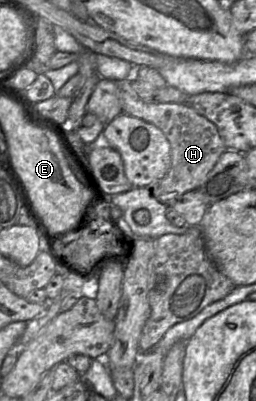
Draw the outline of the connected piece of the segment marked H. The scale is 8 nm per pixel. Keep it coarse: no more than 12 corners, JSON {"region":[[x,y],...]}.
{"region":[[122,88],[122,111],[170,144],[152,195],[171,207],[197,190],[227,150],[187,103],[148,103]]}

